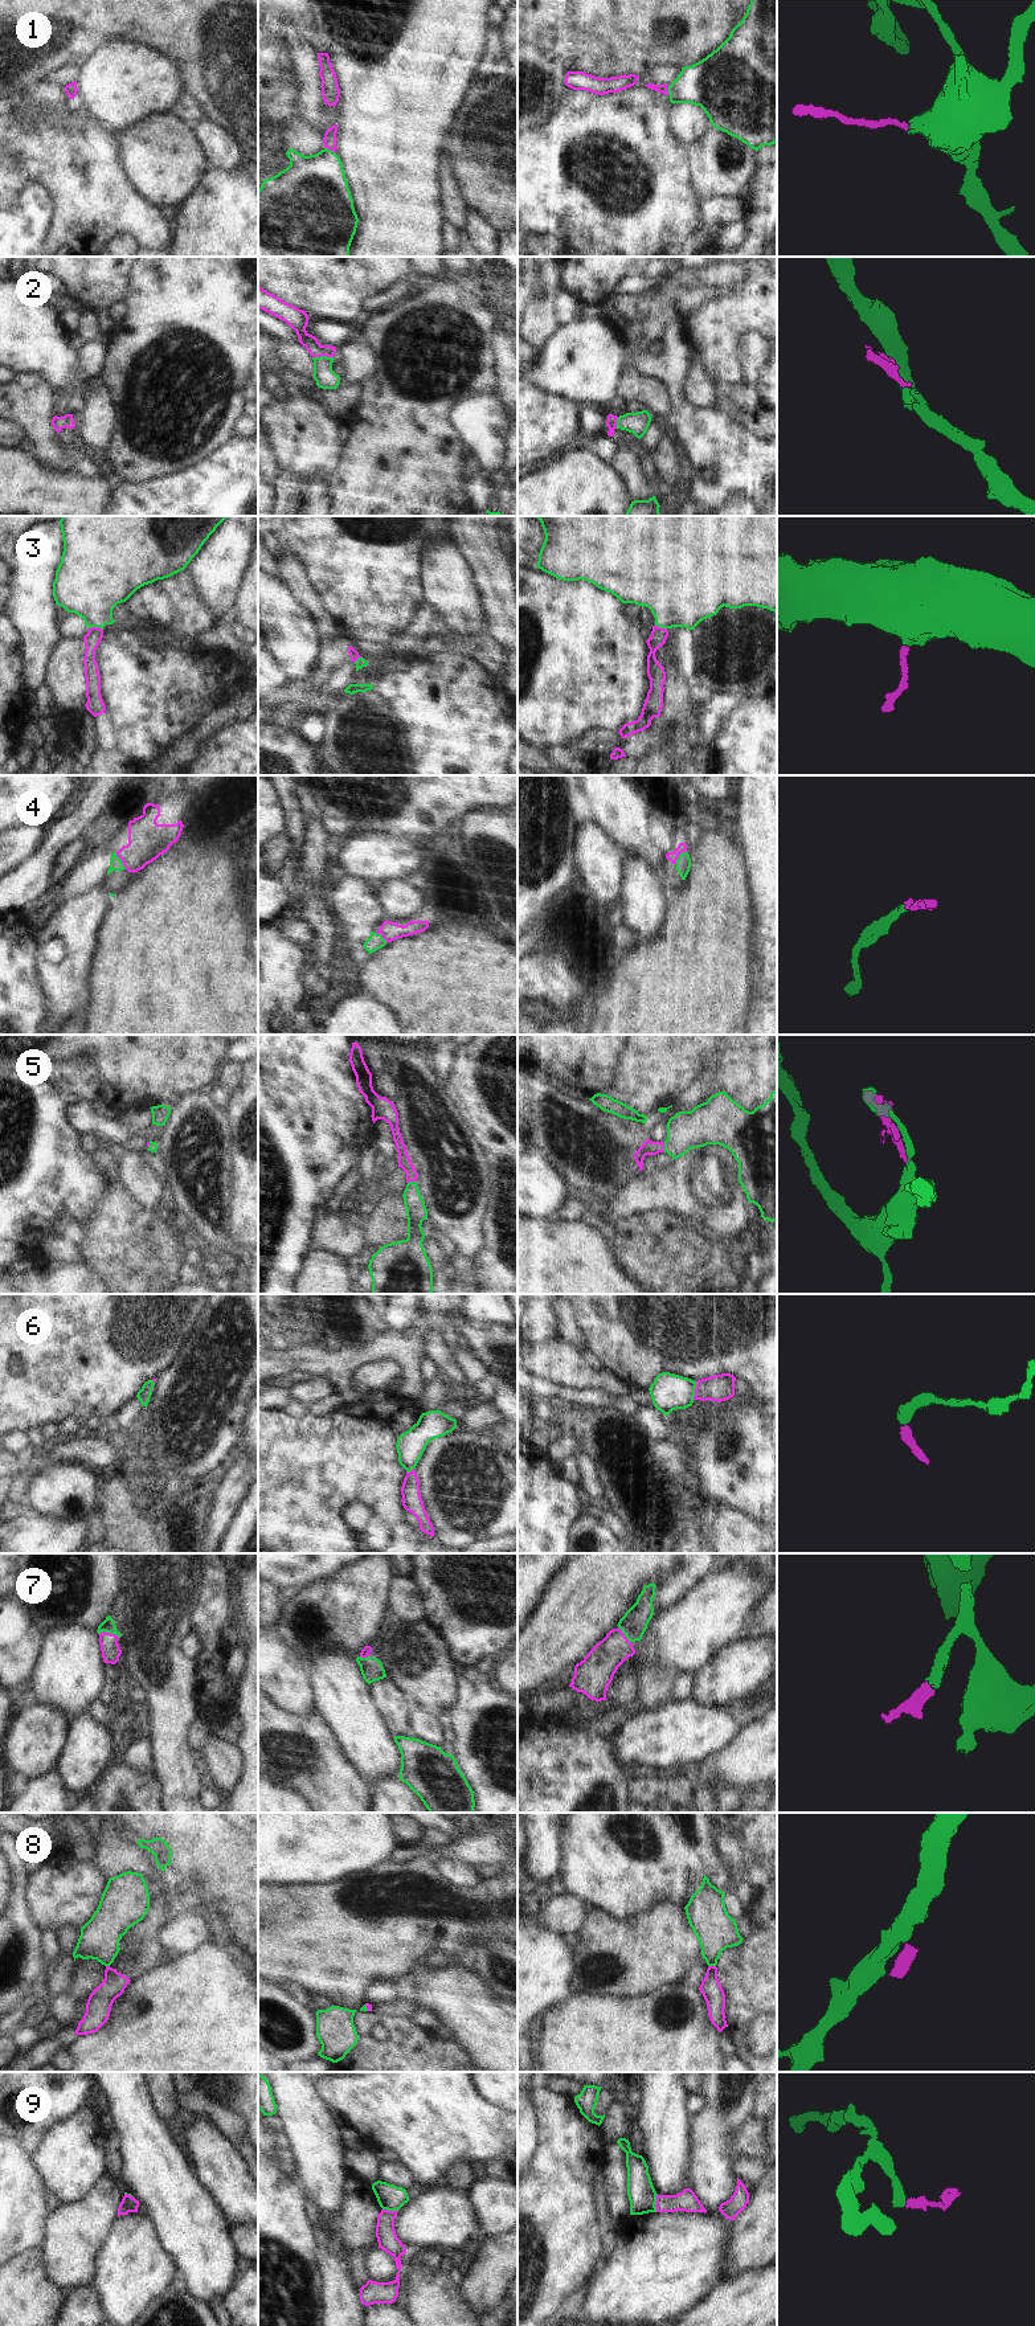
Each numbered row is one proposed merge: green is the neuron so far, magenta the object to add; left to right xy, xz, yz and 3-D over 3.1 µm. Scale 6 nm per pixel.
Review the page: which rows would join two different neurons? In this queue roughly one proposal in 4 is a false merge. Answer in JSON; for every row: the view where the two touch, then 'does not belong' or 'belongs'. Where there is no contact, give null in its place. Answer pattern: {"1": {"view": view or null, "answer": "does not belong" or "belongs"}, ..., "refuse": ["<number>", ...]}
{"1": {"view": "xz", "answer": "belongs"}, "2": {"view": "xz", "answer": "belongs"}, "3": {"view": "xy", "answer": "belongs"}, "4": {"view": "xy", "answer": "belongs"}, "5": {"view": "yz", "answer": "belongs"}, "6": {"view": "yz", "answer": "belongs"}, "7": {"view": "xy", "answer": "belongs"}, "8": {"view": "yz", "answer": "does not belong"}, "9": {"view": "yz", "answer": "does not belong"}, "refuse": ["8", "9"]}

